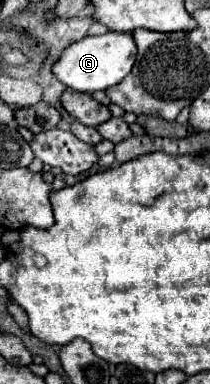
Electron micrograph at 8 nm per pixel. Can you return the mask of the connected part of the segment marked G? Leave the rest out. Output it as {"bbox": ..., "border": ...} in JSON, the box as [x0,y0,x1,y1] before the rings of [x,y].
{"bbox":[53,31,137,93],"border":[[[107,31],[105,35],[85,37],[67,47],[61,59],[53,65],[53,73],[65,87],[81,93],[93,93],[117,85],[127,73],[131,73],[135,57],[137,57],[137,45],[131,33]]]}

